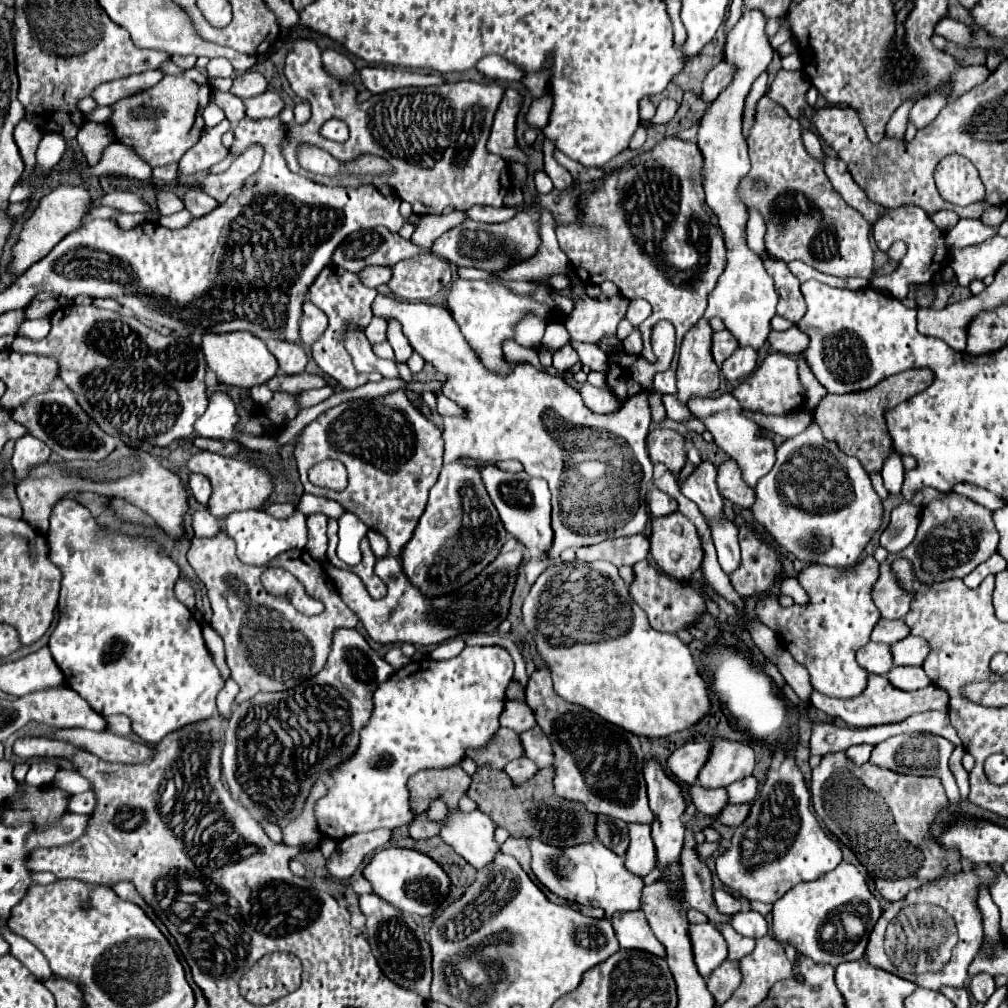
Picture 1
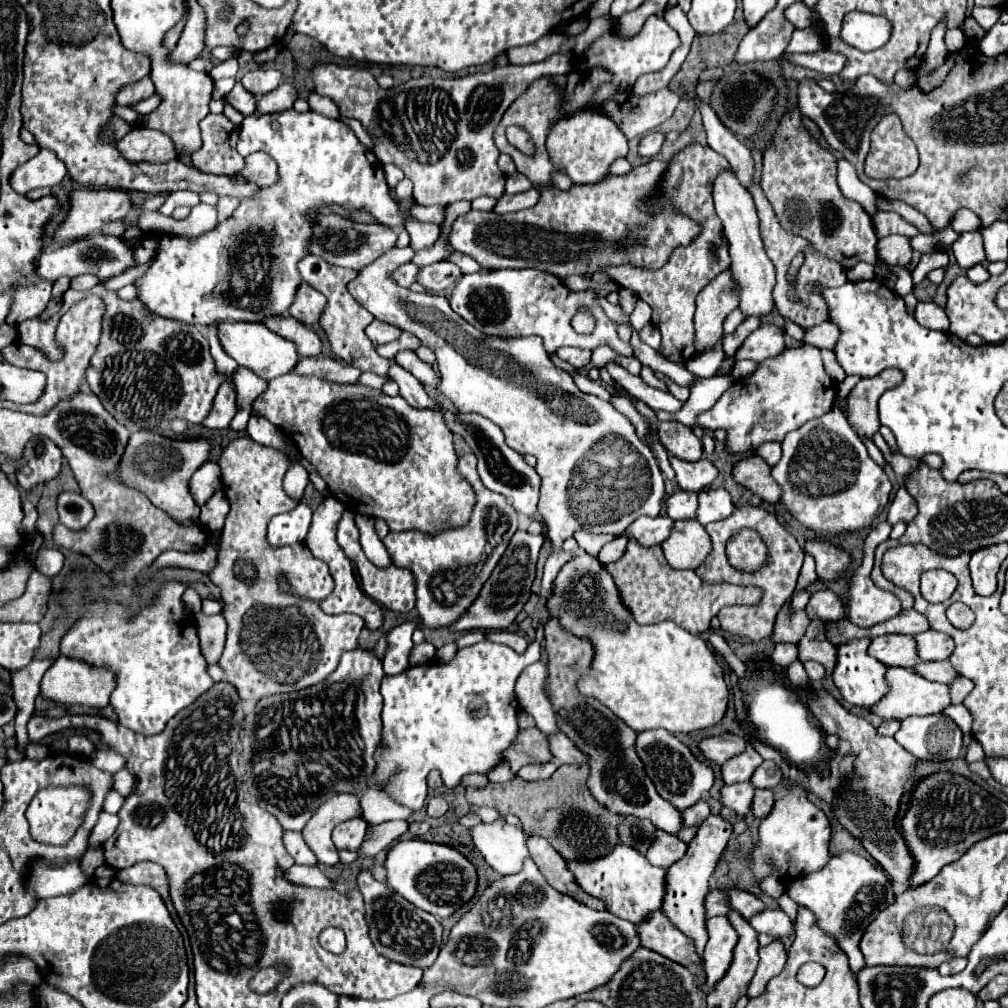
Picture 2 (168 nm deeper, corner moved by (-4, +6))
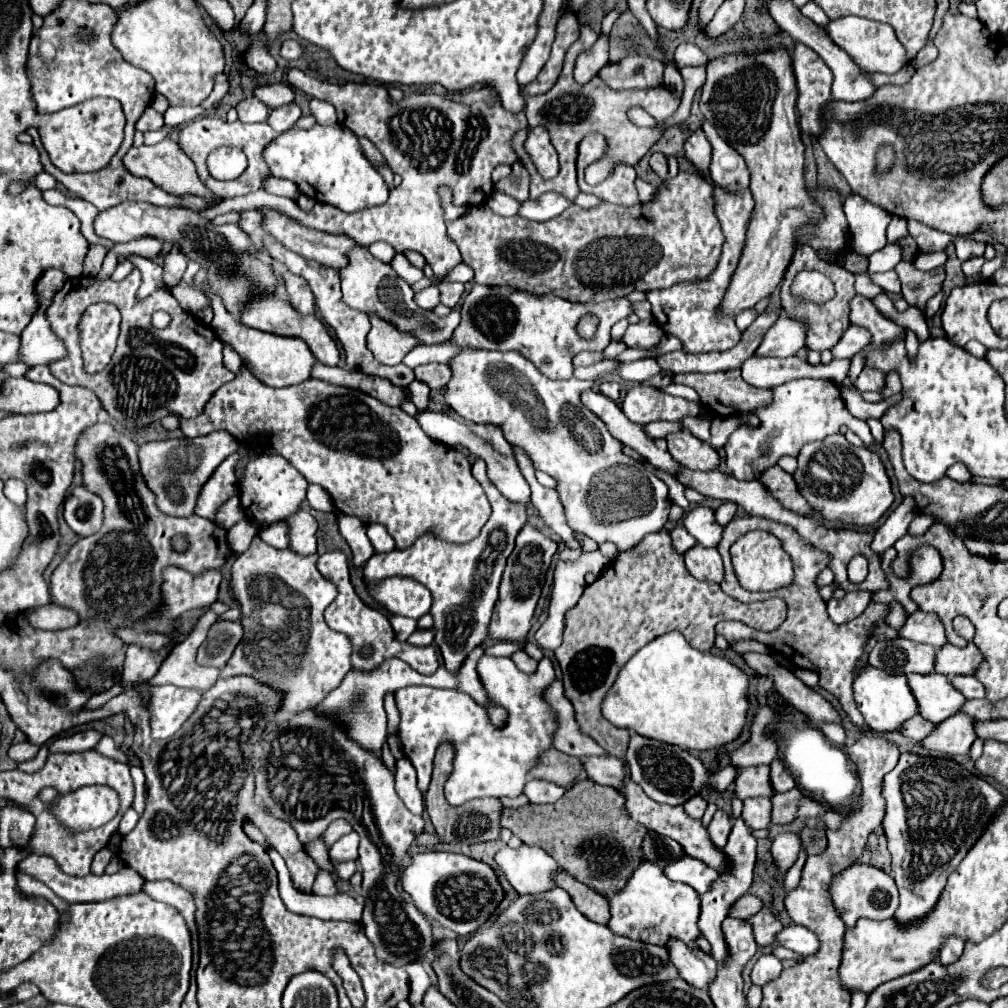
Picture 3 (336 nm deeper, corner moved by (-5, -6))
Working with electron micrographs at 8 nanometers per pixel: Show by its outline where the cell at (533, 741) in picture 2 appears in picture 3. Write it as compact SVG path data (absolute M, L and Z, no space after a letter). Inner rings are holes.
M548 748L546 752L540 754L538 764L528 772L528 778L548 780L566 788L580 776L580 772L582 772L582 764L578 758Z

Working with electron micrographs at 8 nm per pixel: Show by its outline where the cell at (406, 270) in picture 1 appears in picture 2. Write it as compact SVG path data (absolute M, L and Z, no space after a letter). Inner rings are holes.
M435 262L431 266L421 268L417 282L425 286L429 292L443 292L453 286L461 278L461 270L451 262Z

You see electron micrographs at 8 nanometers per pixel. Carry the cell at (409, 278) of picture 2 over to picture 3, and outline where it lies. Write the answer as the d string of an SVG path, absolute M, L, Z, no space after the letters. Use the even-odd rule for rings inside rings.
M428 286L428 288L424 288L424 290L420 290L420 292L414 294L414 302L416 302L420 308L424 308L424 310L432 310L432 308L440 302L438 296L440 296L438 288L436 288L436 286Z

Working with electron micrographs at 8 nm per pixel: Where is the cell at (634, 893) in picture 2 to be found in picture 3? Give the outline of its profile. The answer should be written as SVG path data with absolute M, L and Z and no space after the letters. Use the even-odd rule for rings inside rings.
M640 862L626 886L616 892L616 896L608 898L608 902L612 914L608 928L614 934L658 946L664 946L664 940L668 942L668 938L680 938L682 942L690 944L696 940L696 936L700 936L700 930L696 926L700 914L698 892L688 884L668 880L658 864Z

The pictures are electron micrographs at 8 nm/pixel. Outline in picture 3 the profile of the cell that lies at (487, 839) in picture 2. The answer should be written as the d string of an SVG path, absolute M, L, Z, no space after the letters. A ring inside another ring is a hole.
M504 846L496 852L494 860L518 894L536 894L554 888L552 872L558 864L540 846Z

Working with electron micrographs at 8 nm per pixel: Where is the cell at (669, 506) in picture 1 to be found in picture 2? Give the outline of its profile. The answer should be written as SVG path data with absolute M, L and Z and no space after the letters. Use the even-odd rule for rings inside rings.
M679 490L667 498L667 516L671 516L673 520L693 520L697 506L697 492Z

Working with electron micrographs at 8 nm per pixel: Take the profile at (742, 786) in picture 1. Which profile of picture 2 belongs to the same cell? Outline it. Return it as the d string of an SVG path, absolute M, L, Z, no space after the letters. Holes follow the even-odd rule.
M763 760L763 764L755 770L751 784L755 784L755 788L777 788L783 780L783 772L781 768L773 762L773 760Z

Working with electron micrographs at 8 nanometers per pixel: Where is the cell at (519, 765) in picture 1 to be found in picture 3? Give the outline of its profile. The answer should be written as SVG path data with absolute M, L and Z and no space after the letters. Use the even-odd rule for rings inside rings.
M530 780L524 786L524 794L534 804L552 804L558 798L562 798L564 788L562 786L556 786L552 782L546 782L546 780Z

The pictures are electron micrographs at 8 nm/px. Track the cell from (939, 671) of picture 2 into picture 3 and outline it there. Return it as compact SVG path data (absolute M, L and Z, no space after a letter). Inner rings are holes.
M954 676L950 678L950 684L966 698L984 698L984 686L974 676Z

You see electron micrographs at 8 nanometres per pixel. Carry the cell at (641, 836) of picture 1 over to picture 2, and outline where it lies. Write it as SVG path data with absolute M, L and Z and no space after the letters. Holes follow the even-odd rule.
M659 830L655 842L651 844L651 848L647 850L645 856L653 866L669 868L673 862L681 860L685 856L685 852L687 852L687 844L683 840Z

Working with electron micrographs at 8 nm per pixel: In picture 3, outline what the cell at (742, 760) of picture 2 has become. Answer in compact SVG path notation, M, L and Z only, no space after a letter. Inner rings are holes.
M750 766L744 770L738 770L738 776L734 780L734 794L744 800L752 796L772 796L770 780L768 780L770 768L768 766Z

